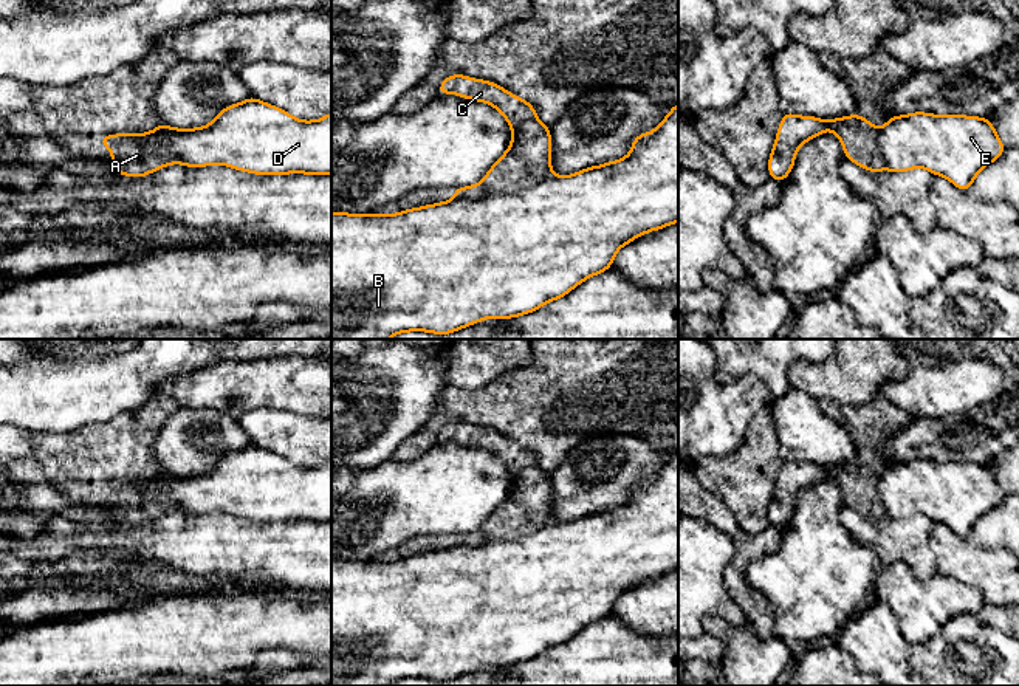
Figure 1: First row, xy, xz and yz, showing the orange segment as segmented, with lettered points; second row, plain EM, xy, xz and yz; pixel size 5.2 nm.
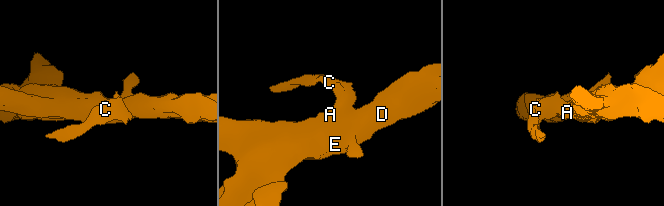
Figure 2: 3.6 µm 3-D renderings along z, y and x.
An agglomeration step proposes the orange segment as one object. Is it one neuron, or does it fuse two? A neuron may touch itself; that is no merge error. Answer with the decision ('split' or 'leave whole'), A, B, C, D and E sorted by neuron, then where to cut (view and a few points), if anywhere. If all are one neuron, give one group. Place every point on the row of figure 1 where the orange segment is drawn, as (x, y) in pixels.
split; A C / B D E; cut in xz along (550, 174), (513, 194), (456, 198)

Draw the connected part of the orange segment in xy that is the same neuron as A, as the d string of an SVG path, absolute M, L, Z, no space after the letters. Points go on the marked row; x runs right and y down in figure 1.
M105 135L98 142L105 146L113 155L112 166L115 172L136 178L177 163L170 146L153 147L147 141L147 135Z

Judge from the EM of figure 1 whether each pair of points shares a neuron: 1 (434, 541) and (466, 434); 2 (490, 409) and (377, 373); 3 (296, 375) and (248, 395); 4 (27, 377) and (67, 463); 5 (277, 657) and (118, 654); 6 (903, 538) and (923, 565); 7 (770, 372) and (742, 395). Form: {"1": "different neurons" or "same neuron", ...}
{"1": "same neuron", "2": "different neurons", "3": "same neuron", "4": "different neurons", "5": "different neurons", "6": "same neuron", "7": "different neurons"}

